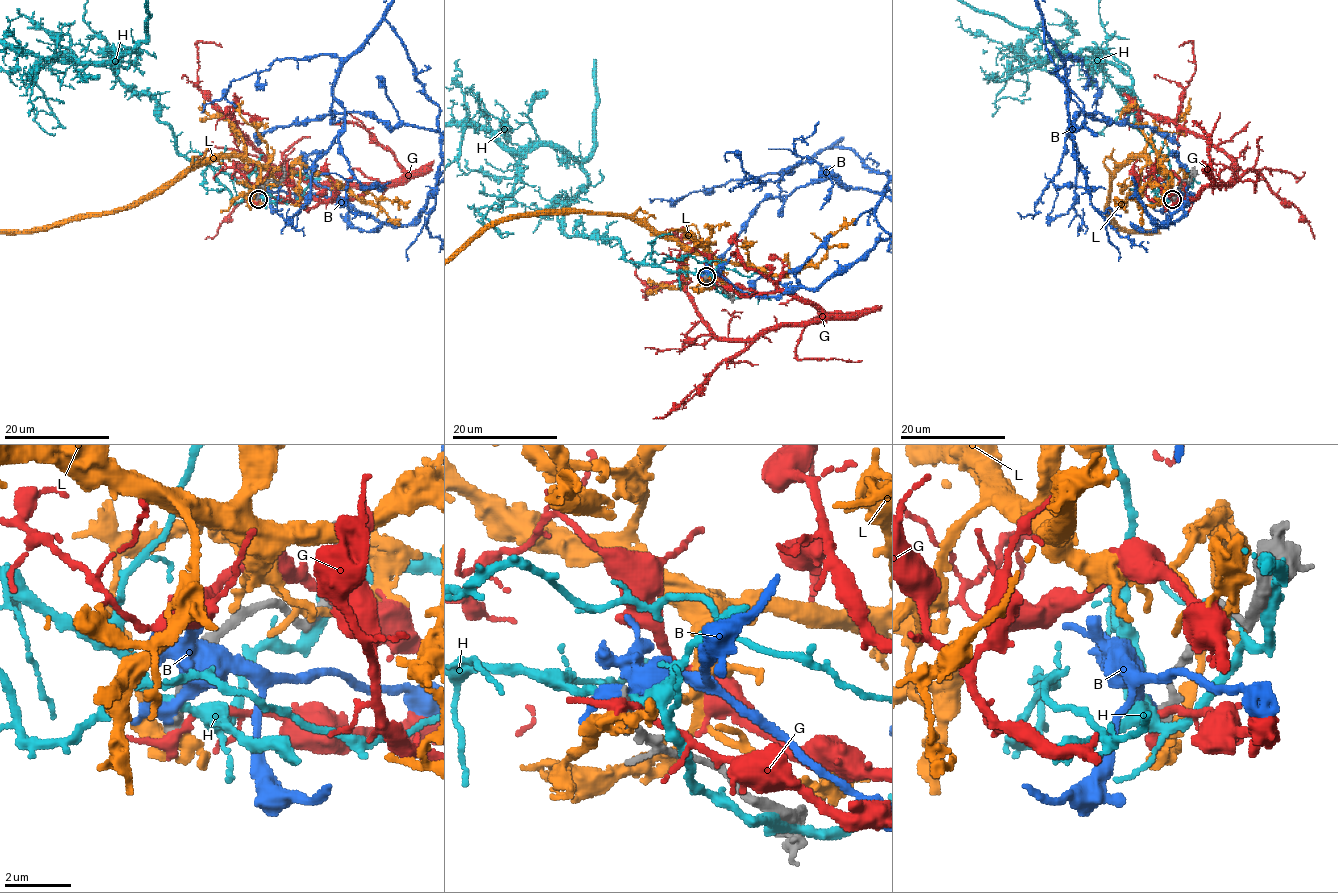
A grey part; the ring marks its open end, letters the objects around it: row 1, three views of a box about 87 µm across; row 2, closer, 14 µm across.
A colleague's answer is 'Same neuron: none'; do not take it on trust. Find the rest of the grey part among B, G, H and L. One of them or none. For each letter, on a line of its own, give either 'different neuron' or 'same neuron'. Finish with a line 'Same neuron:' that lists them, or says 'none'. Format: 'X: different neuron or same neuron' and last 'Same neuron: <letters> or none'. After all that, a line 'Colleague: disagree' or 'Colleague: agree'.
B: different neuron
G: different neuron
H: different neuron
L: different neuron
Same neuron: none
Colleague: agree

